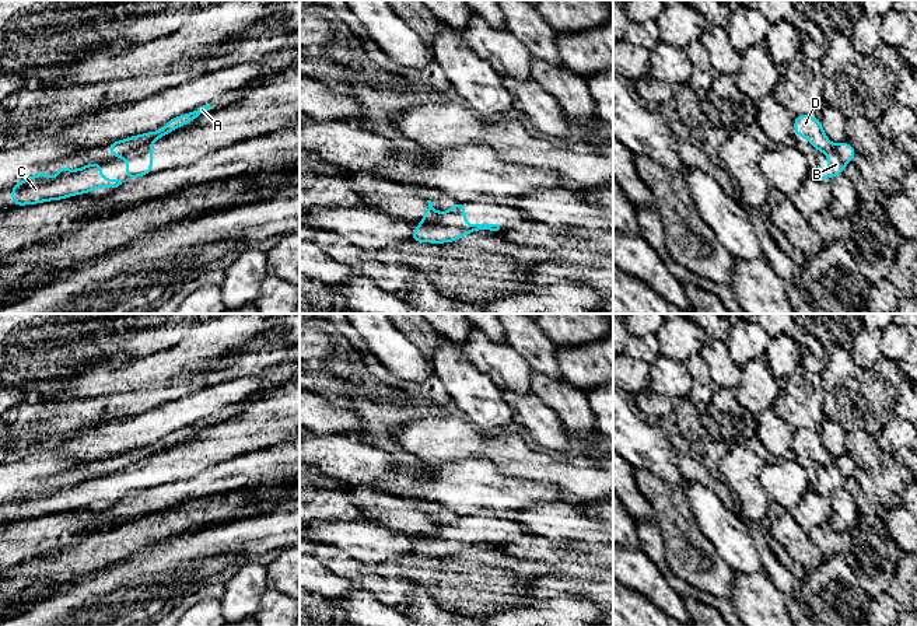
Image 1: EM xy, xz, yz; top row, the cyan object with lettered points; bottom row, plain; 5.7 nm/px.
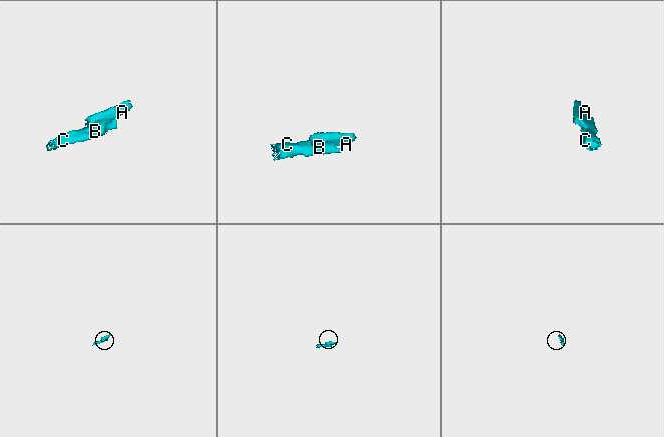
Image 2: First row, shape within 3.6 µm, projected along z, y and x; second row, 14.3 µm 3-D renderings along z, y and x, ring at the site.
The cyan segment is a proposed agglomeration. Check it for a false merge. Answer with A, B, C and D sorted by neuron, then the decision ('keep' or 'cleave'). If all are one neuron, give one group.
A D / B C; cleave

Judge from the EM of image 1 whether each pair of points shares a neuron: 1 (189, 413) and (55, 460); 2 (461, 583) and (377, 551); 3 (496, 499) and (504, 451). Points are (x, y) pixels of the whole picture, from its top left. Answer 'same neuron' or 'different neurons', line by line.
1: same neuron
2: different neurons
3: different neurons

